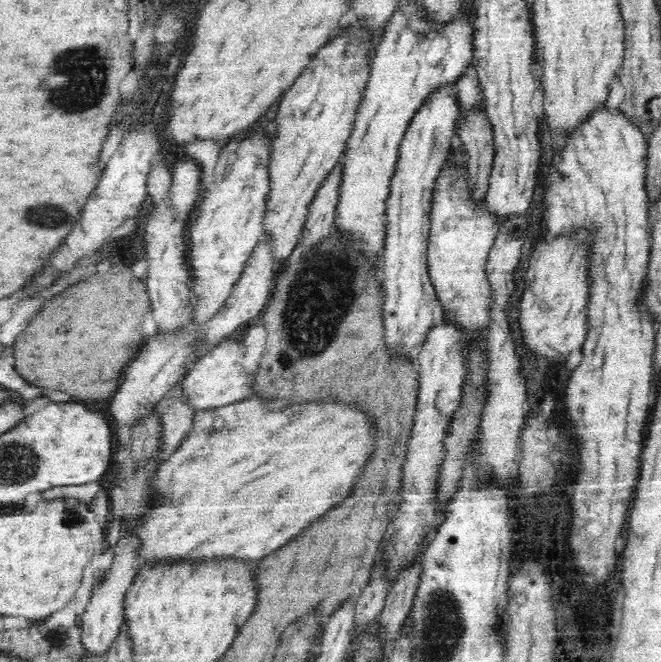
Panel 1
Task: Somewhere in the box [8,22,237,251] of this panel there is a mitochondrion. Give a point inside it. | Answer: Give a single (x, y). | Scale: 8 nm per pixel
(85, 82)

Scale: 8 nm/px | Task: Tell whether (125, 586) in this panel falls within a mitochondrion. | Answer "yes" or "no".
no

